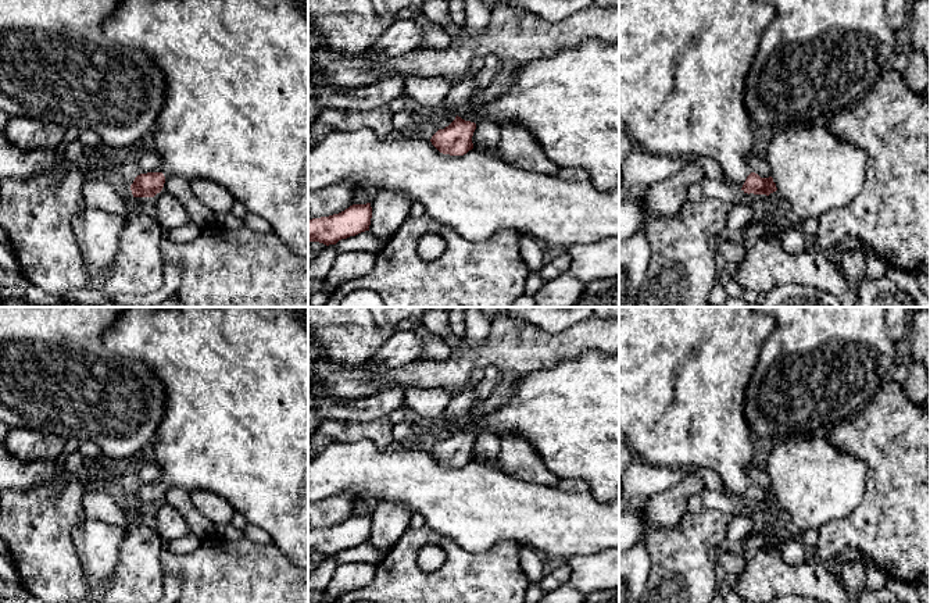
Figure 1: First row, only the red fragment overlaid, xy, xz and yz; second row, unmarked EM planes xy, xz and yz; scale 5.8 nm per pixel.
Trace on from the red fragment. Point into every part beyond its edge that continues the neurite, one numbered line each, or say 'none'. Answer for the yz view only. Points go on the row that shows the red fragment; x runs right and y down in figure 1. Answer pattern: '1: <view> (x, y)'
1: yz (683, 64)

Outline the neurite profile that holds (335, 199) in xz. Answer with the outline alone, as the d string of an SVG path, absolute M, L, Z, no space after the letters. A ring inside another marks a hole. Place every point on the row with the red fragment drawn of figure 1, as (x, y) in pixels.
M339 182L321 190L308 190L308 220L339 214L354 204L360 195L350 182Z

